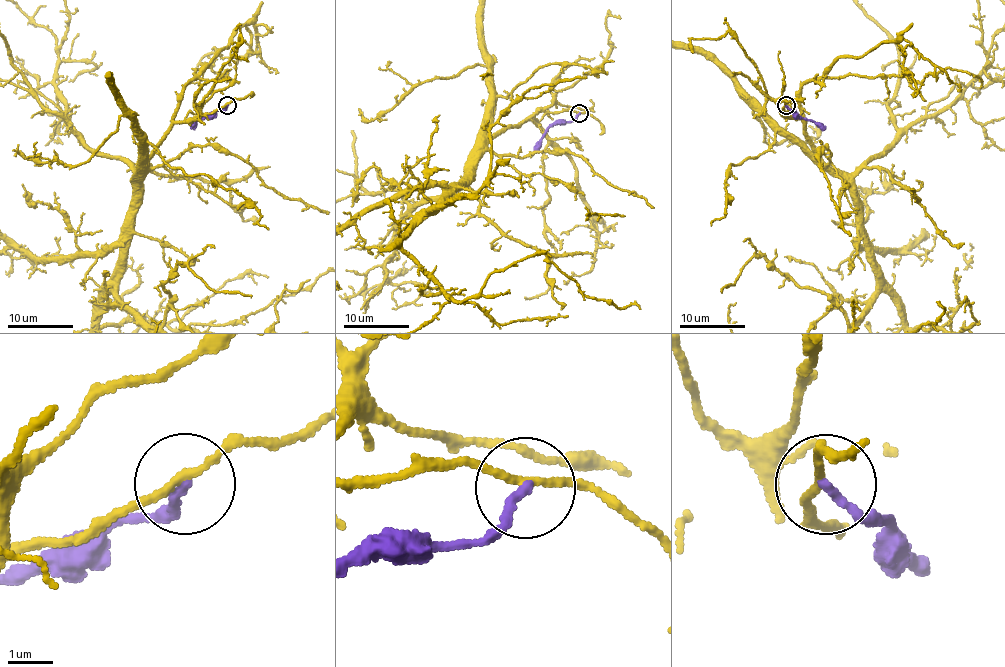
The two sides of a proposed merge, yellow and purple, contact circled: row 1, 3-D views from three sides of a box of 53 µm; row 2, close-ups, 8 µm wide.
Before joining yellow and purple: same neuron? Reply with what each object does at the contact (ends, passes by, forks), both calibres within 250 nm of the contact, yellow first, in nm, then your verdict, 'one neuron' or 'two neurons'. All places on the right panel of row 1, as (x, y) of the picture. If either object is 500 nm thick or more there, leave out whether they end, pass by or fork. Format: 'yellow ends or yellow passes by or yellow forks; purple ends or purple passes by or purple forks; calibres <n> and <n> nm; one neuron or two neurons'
yellow passes by; purple ends; calibres 150 and 200 nm; two neurons

